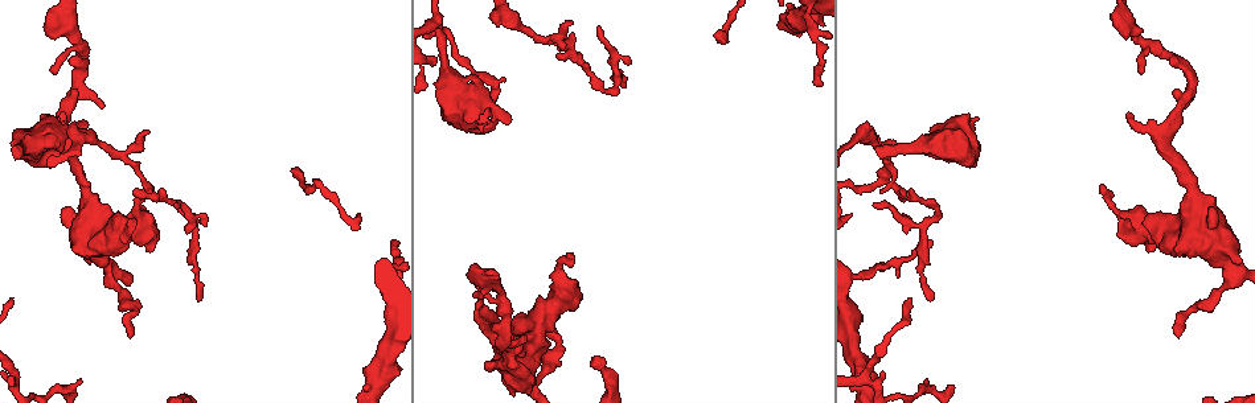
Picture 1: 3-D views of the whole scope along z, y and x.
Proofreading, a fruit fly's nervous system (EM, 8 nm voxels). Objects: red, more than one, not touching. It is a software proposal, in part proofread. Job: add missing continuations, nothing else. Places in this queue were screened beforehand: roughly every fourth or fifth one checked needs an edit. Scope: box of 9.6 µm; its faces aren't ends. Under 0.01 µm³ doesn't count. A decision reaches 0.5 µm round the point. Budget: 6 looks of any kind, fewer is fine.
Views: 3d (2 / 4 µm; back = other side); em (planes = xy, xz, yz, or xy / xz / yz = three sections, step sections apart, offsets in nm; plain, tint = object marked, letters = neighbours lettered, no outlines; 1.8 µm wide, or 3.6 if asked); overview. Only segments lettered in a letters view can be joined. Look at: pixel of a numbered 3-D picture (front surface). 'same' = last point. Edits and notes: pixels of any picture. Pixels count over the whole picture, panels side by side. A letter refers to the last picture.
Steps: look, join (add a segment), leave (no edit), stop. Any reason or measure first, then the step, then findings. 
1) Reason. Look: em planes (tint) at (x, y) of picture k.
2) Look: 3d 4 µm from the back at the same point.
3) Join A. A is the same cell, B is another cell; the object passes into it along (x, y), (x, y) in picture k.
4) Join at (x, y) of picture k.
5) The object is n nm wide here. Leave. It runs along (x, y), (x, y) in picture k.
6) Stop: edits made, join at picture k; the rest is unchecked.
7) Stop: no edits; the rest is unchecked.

Tapers out. Look: em planes (letters) at (205, 226) of picture 1.

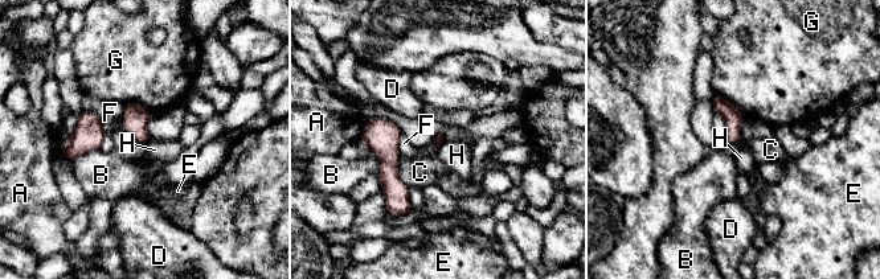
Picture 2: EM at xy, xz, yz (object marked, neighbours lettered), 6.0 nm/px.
The longest contact is with F, 260 nm. Leave. A, B, C, D, E, F, G and H are other cells; a border runs along (744, 117), (737, 142) in picture 2; no lettered segment goes on from it.

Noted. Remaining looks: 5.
An open end. Look: em 3.6 µm xz step 16 (letters) at (572, 21) of picture 1.

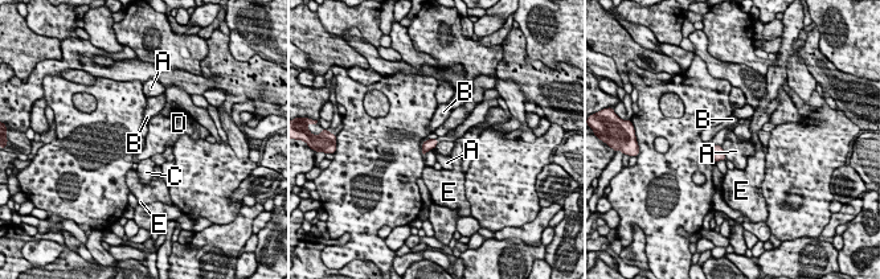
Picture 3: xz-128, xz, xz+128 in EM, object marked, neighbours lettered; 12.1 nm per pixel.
The object is 130 nm wide here. Leave. A, B, C, D and E are other cells; none of them fits.

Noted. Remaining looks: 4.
Branch stops here. Look: 3d 4 µm at (1101, 187) of picture 1.

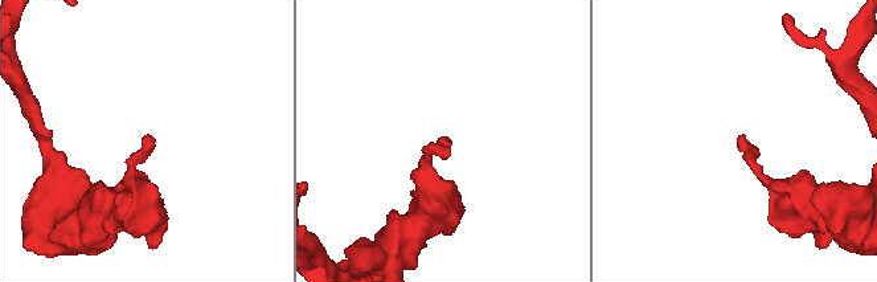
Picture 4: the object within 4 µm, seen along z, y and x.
Need the tissue. Look: em planes (plain) at (742, 136) of picture 4.

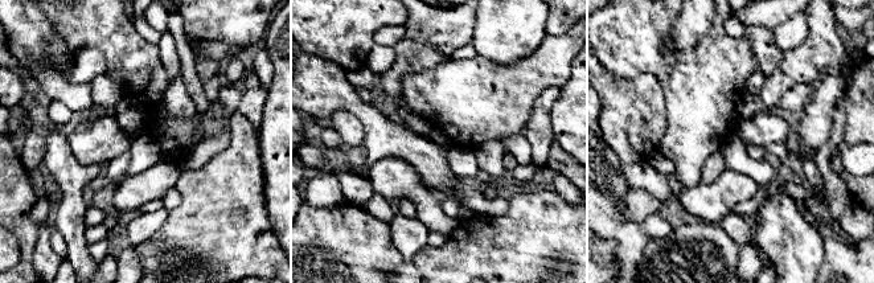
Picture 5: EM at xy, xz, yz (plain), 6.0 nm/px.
See the neighbours. Look: em planes (letters) at the same point.

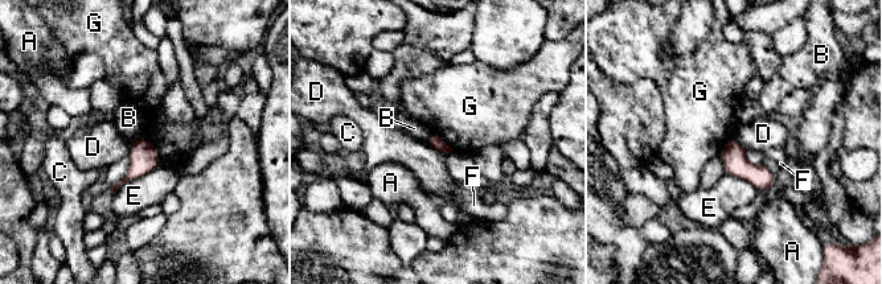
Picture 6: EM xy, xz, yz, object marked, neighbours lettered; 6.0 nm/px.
The longest contact is with E, 320 nm. Leave. A, B, C, D, E, F and G are other cells; a border runs along (426, 143), (448, 153) in picture 6; none of them fits.

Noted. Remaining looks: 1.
Stop: no edits; the rest is unchecked.

